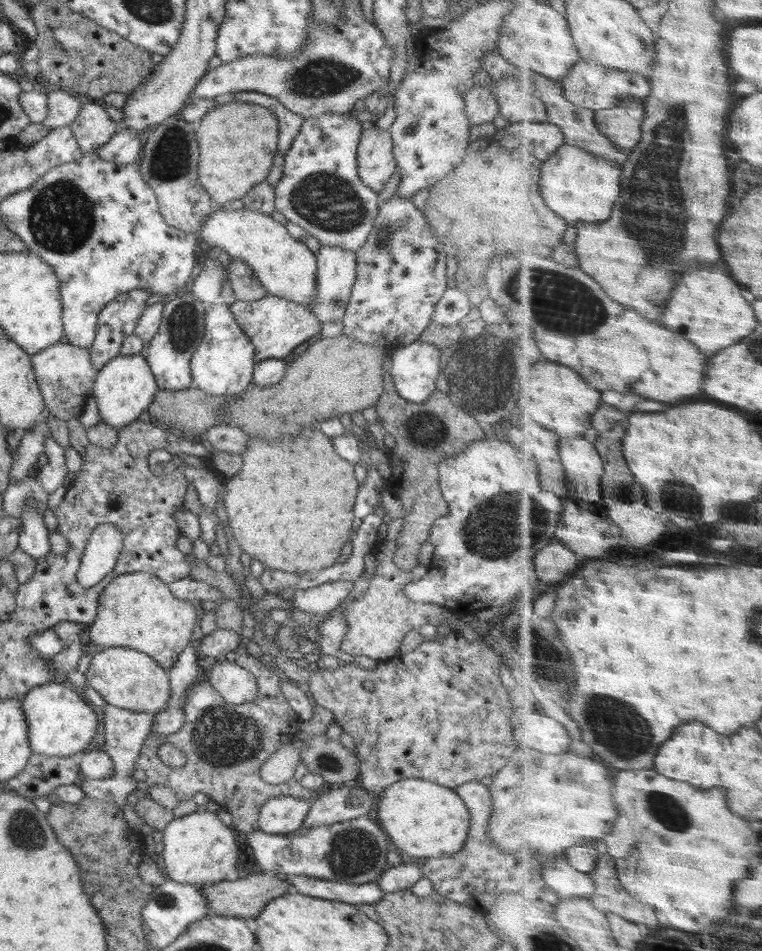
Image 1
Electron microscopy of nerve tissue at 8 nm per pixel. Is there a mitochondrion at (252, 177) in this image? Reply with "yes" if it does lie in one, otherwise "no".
no

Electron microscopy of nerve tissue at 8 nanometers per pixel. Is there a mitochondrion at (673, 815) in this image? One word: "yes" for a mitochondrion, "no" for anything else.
yes

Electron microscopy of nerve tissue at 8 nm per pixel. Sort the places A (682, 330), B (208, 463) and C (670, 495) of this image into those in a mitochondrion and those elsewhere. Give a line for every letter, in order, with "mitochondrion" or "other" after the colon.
A: other
B: other
C: mitochondrion

